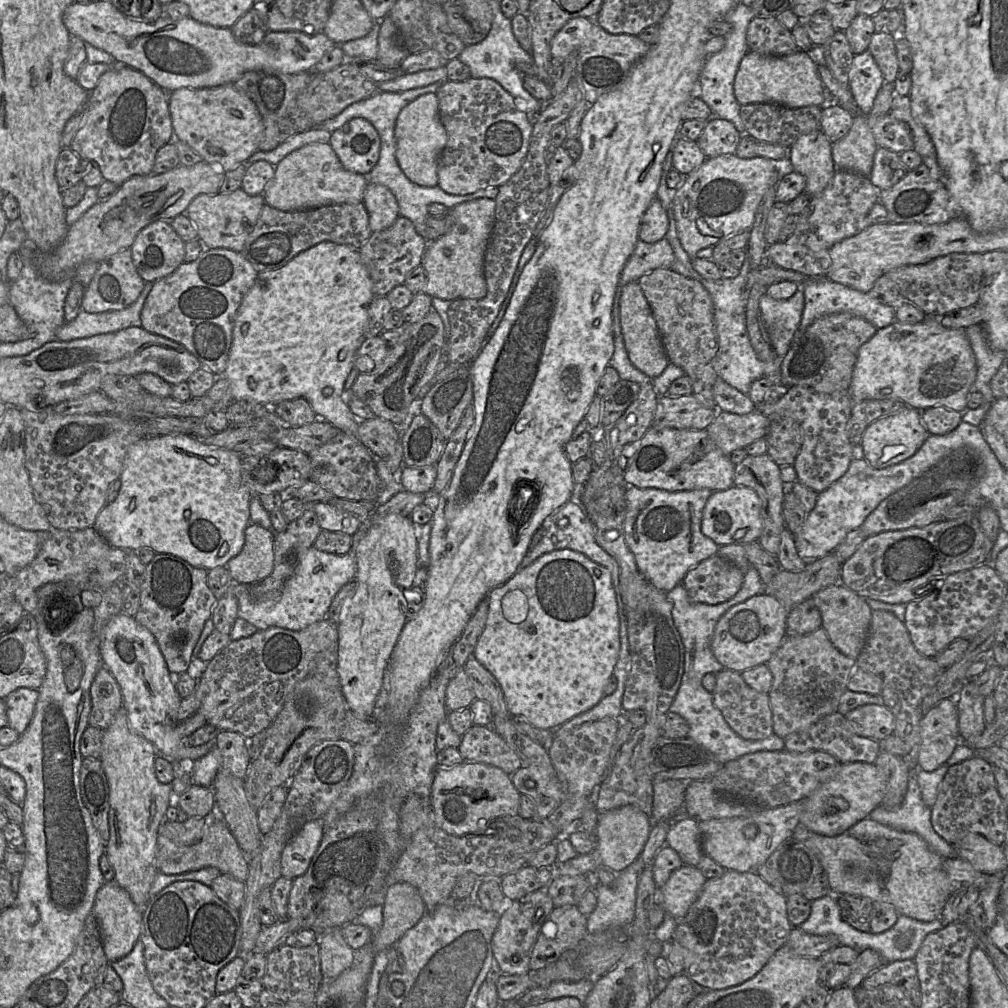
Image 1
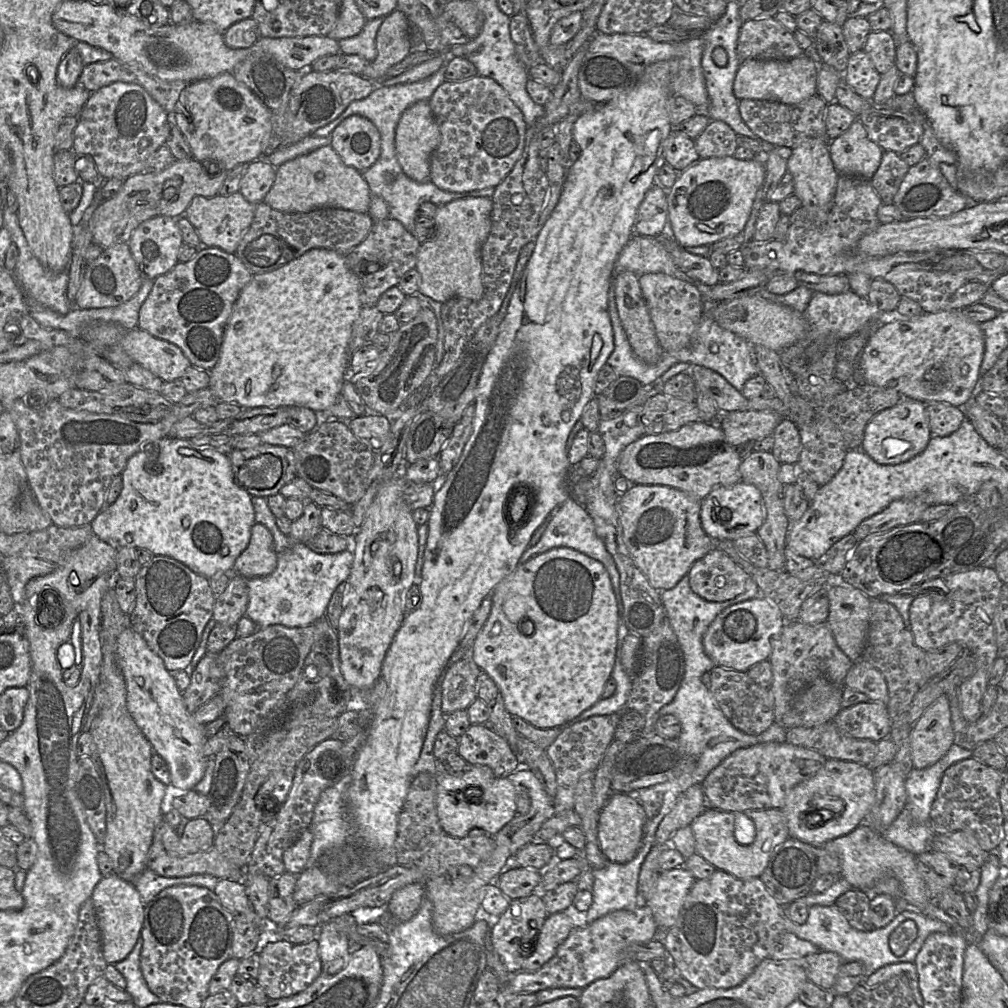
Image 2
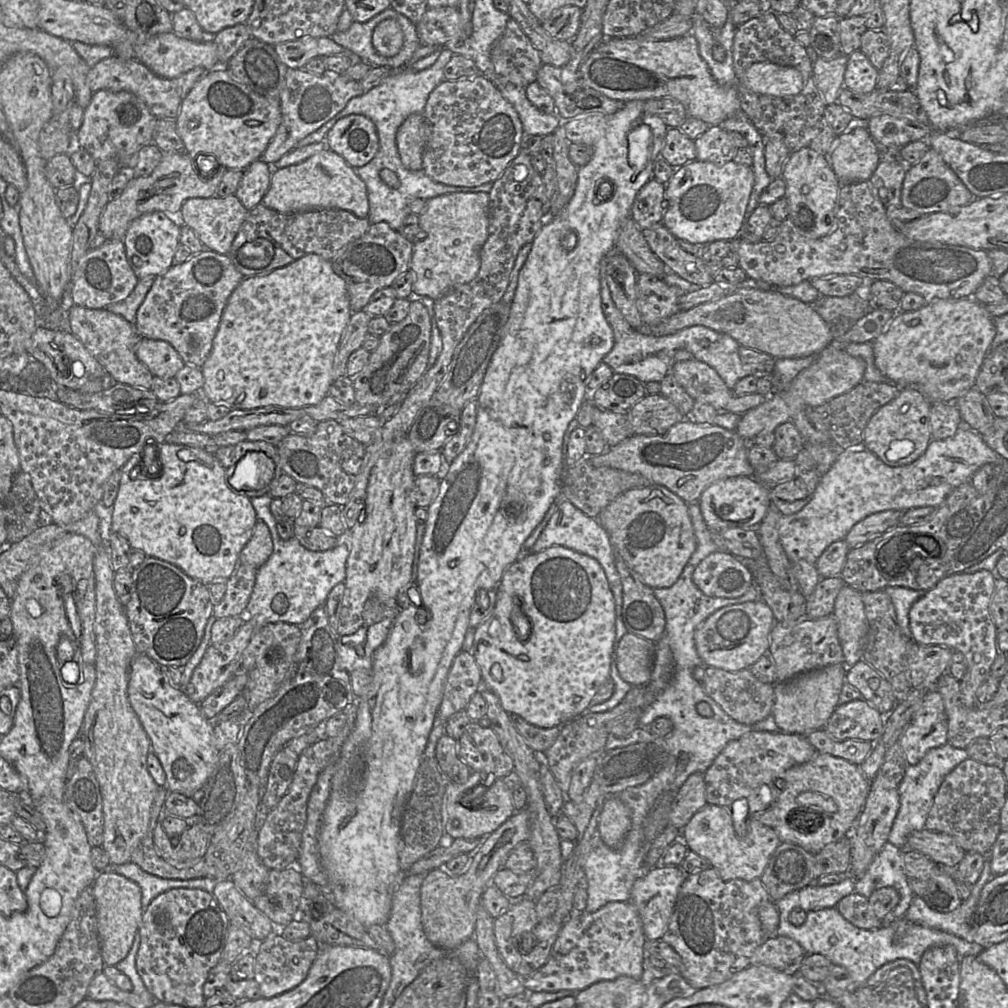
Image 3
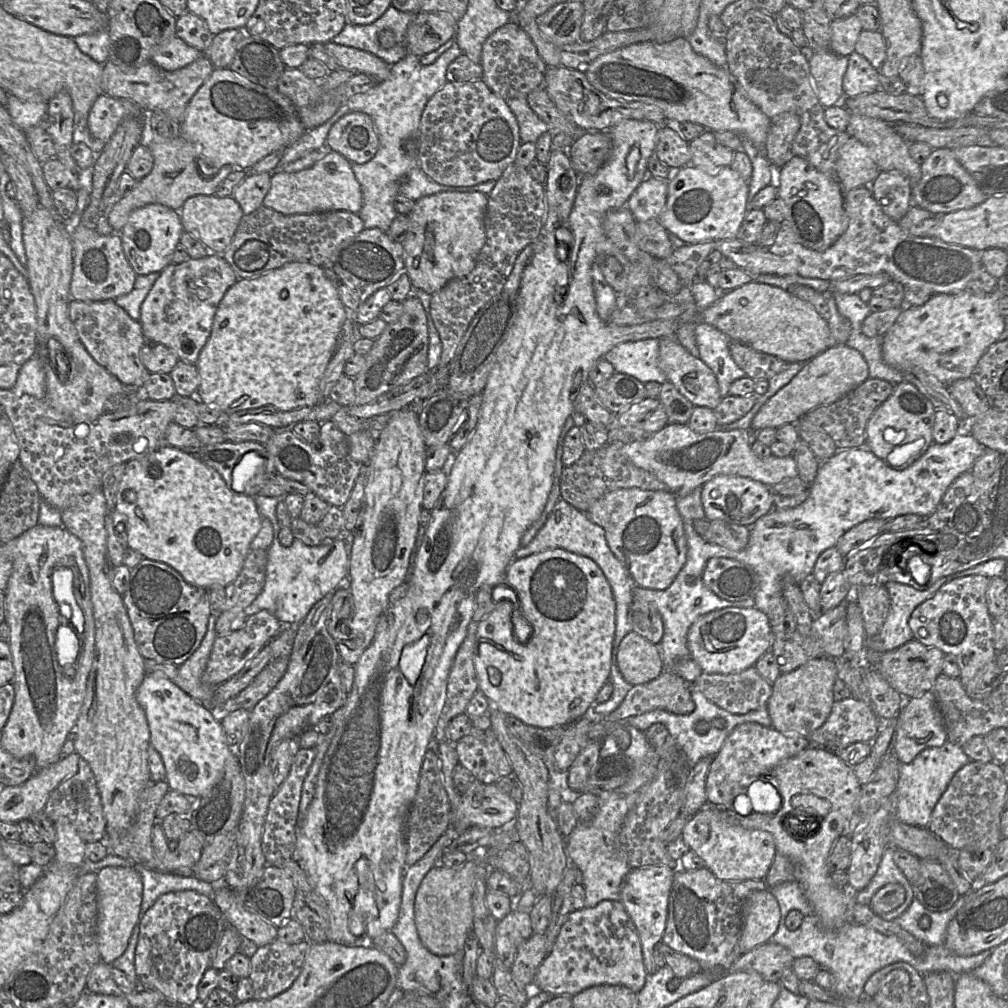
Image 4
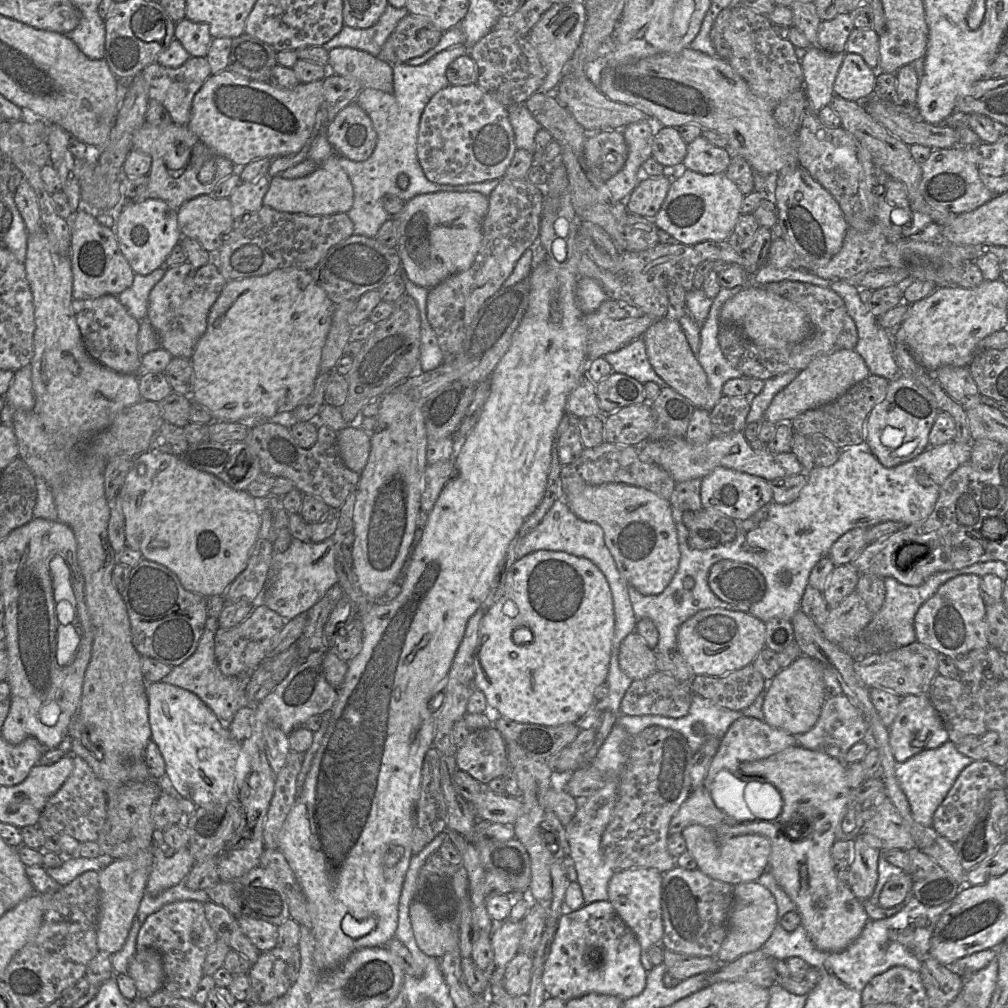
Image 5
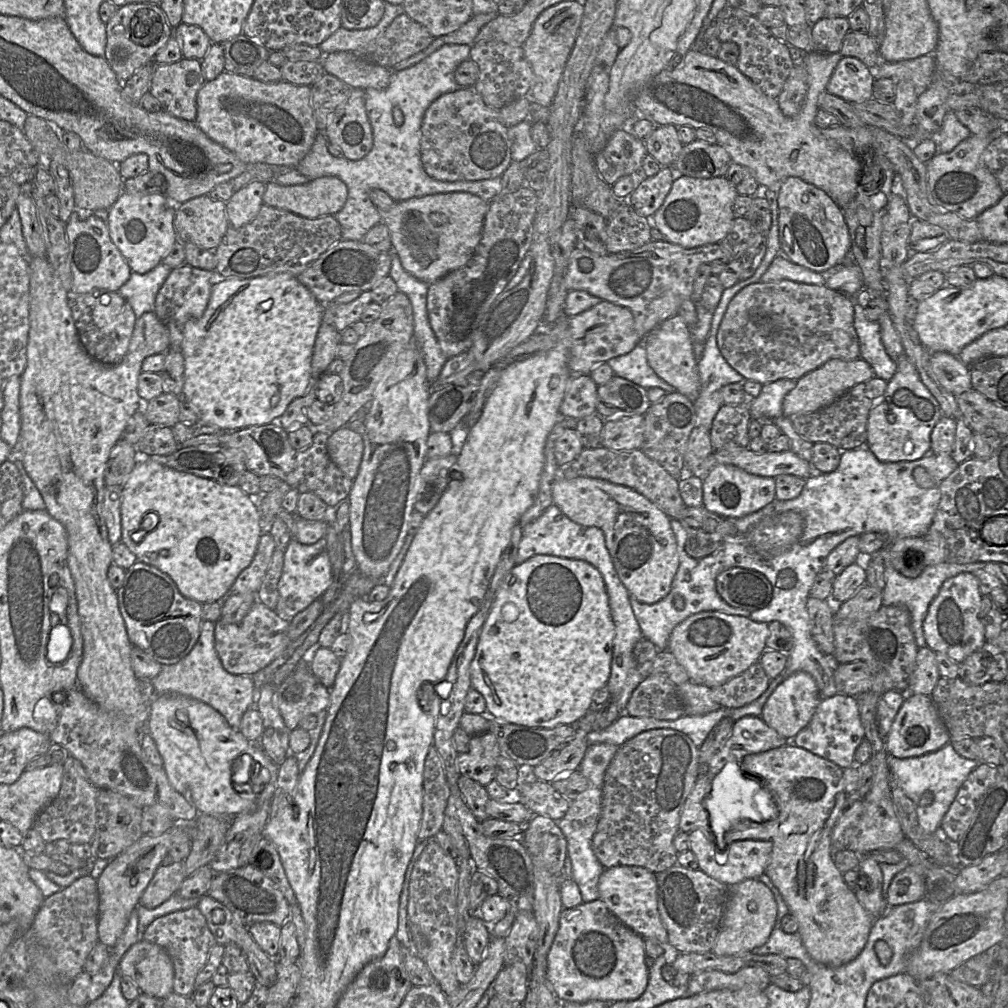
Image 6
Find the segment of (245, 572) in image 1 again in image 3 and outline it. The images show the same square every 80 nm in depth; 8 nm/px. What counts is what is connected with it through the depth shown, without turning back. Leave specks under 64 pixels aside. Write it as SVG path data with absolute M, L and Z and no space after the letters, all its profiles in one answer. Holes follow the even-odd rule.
M258 520L252 536L239 555L239 564L251 565L260 568L273 551L273 542L267 524Z

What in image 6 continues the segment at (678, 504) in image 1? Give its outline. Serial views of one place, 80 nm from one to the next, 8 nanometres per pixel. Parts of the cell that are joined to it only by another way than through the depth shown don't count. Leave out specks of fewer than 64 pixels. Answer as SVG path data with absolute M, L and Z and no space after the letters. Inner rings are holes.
M558 477L553 483L552 497L553 497L553 503L557 507L559 507L559 509L575 523L586 527L595 526L603 531L605 536L606 547L612 559L614 568L621 582L629 592L630 596L636 598L639 602L642 602L644 604L654 604L660 601L661 599L663 599L670 592L673 578L678 569L677 543L676 543L674 532L671 527L670 518L655 504L653 504L646 497L644 497L643 495L634 491L631 488L628 488L623 485L613 484L605 480L588 478L588 477L578 477L571 480L566 480L562 477Z

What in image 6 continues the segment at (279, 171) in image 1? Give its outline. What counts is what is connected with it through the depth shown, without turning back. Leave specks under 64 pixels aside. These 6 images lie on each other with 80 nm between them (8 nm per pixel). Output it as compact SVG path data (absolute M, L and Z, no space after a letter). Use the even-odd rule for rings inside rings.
M324 176L301 185L284 186L275 180L266 183L263 204L306 218L335 215L348 196L346 184L335 176Z

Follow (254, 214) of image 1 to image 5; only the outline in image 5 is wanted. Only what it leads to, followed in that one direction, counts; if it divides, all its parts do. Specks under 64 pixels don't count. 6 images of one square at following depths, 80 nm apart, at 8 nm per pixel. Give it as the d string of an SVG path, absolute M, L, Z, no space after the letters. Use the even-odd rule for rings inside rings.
M200 195L177 209L182 237L194 239L210 253L216 253L234 226L232 206L228 198Z

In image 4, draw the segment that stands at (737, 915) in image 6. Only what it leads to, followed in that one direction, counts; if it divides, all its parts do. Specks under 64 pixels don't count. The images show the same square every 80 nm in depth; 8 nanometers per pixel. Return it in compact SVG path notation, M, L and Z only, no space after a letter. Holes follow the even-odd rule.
M769 889L750 894L742 907L739 955L771 941L778 929L780 917L778 902Z

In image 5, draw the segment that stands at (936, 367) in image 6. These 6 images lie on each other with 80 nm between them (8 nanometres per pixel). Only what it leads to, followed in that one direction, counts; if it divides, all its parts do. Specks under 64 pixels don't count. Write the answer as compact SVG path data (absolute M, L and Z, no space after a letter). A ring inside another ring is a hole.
M945 365L939 367L934 375L945 392L964 410L973 408L981 402L982 394L979 392L968 367Z

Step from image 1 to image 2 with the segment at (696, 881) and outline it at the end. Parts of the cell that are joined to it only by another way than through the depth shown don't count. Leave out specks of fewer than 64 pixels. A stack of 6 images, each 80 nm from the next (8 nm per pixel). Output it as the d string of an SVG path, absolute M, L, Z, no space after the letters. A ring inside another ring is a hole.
M684 866L661 871L652 895L647 901L641 902L651 909L659 930L667 930L676 923L695 880Z

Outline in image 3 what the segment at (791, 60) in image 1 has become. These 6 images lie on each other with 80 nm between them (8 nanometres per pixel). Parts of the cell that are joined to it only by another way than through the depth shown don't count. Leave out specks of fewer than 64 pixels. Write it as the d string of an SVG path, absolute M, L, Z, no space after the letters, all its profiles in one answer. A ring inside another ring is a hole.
M758 62L752 64L739 79L738 92L739 86L759 94L786 97L799 94L804 79L793 67Z

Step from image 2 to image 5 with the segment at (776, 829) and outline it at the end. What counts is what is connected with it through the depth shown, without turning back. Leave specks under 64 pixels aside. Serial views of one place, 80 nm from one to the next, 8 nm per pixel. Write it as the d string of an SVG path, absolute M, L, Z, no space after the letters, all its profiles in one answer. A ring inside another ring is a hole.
M700 824L686 827L681 834L686 841L687 850L697 862L698 869L715 880L735 886L740 883L756 882L767 871L771 842L765 836L748 834L719 838L714 829Z

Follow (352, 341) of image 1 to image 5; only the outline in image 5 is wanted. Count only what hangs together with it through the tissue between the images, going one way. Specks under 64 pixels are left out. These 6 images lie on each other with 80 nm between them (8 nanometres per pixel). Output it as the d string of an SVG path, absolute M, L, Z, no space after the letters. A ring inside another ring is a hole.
M298 268L276 269L262 276L227 281L209 311L206 331L198 340L190 358L193 367L191 400L205 405L209 409L214 421L240 422L249 417L269 419L278 414L292 411L313 391L315 380L320 373L322 349L331 326L333 313L334 303L314 281L311 272L308 270Z

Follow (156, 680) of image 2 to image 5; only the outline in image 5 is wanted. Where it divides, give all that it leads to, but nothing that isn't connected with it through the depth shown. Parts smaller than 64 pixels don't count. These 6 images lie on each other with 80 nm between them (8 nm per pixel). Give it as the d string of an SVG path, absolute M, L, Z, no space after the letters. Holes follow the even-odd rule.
M163 681L148 683L146 695L149 741L157 745L164 759L166 783L197 806L239 800L241 786L251 774L251 765L241 742L231 736L228 727L223 727L219 718L197 695L178 686Z

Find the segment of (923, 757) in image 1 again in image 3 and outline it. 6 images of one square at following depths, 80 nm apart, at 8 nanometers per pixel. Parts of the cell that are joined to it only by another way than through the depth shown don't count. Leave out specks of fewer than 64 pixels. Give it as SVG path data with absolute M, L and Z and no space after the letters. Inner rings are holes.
M936 689L926 692L919 709L898 742L909 765L918 764L930 749L948 742L944 701Z

